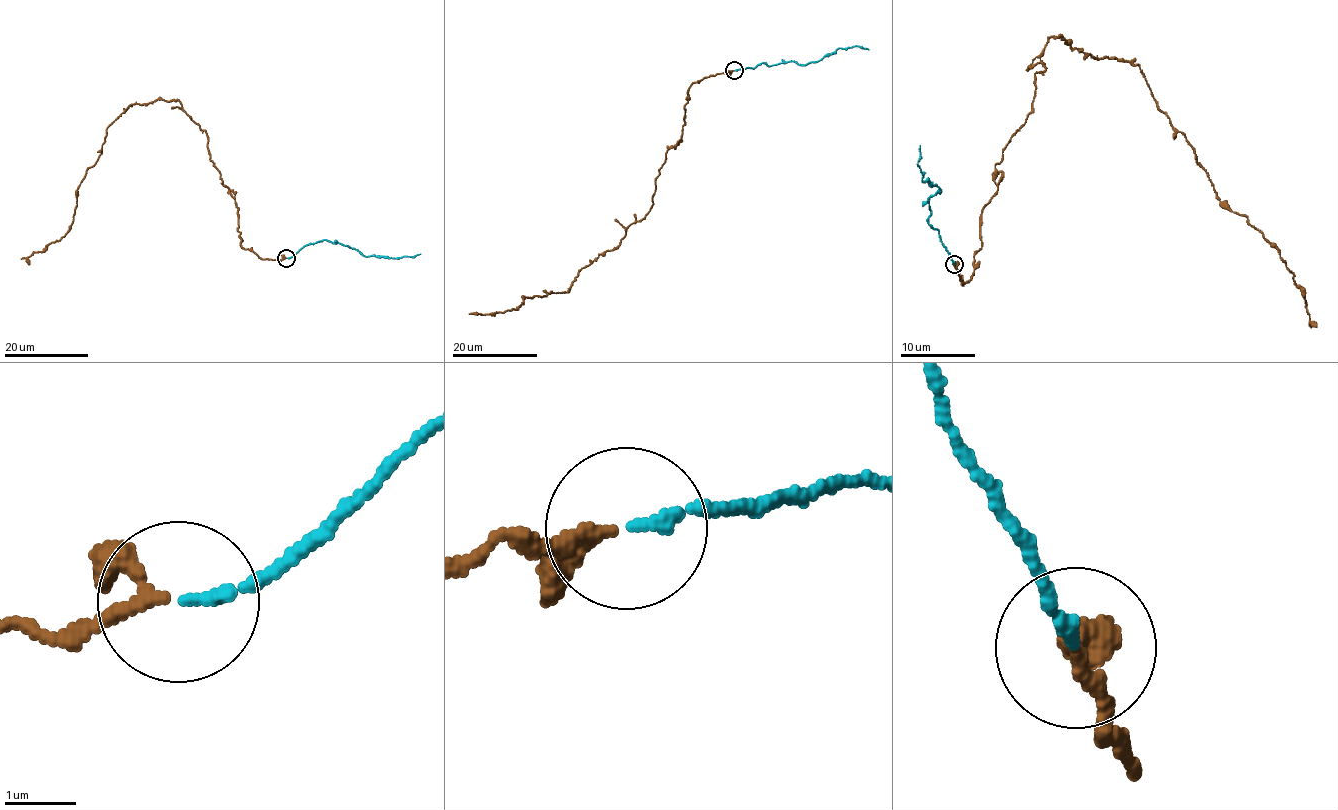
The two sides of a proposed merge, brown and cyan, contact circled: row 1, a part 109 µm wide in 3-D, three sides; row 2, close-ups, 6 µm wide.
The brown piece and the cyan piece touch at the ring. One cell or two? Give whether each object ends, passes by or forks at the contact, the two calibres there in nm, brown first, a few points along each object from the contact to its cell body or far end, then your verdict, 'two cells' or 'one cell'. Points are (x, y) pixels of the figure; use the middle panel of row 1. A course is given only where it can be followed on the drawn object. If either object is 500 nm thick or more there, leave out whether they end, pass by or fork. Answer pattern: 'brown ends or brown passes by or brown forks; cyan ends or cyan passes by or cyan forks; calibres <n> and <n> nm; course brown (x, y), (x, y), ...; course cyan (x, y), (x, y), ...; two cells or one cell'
brown passes by; cyan ends; calibres 180 and 150 nm; course brown (734, 71), (688, 90), (680, 140), (667, 150), (651, 209), (616, 247), (581, 268), (565, 292), (468, 313); course cyan (734, 71), (762, 62), (770, 66), (795, 61), (804, 65), (820, 61), (838, 49), (861, 46), (868, 49); one cell

